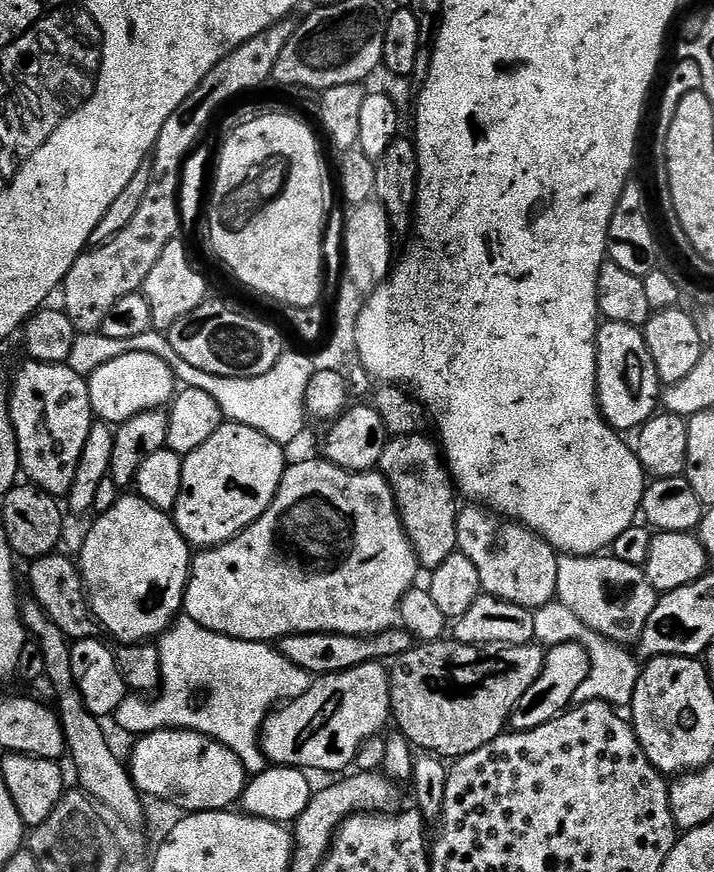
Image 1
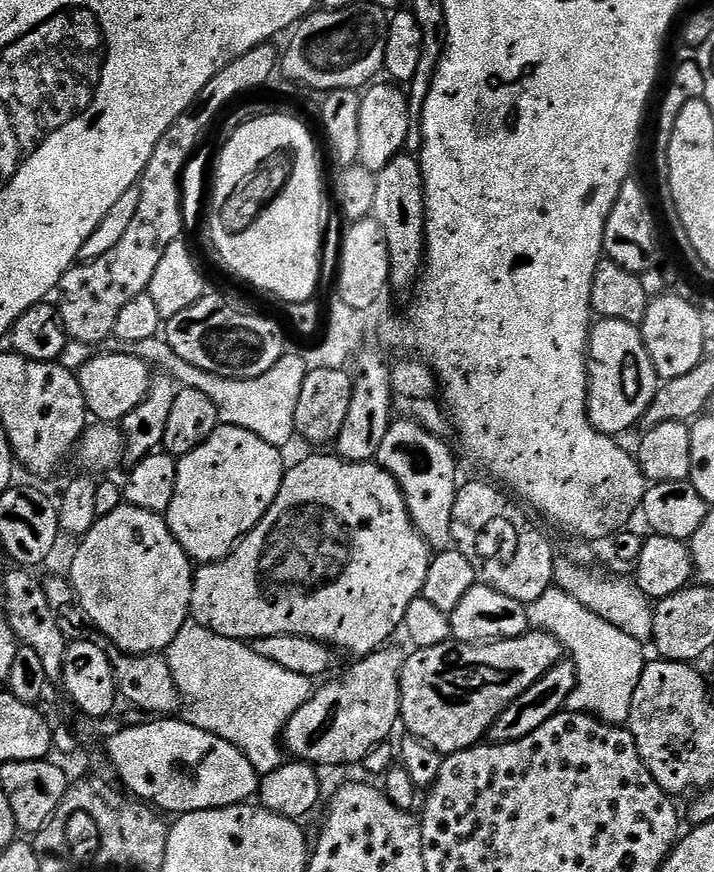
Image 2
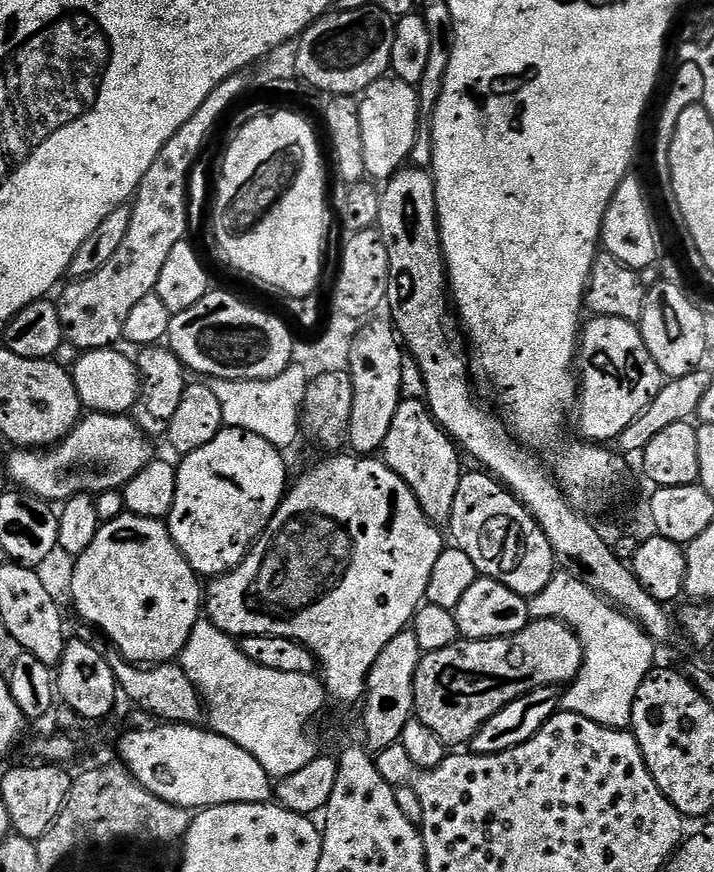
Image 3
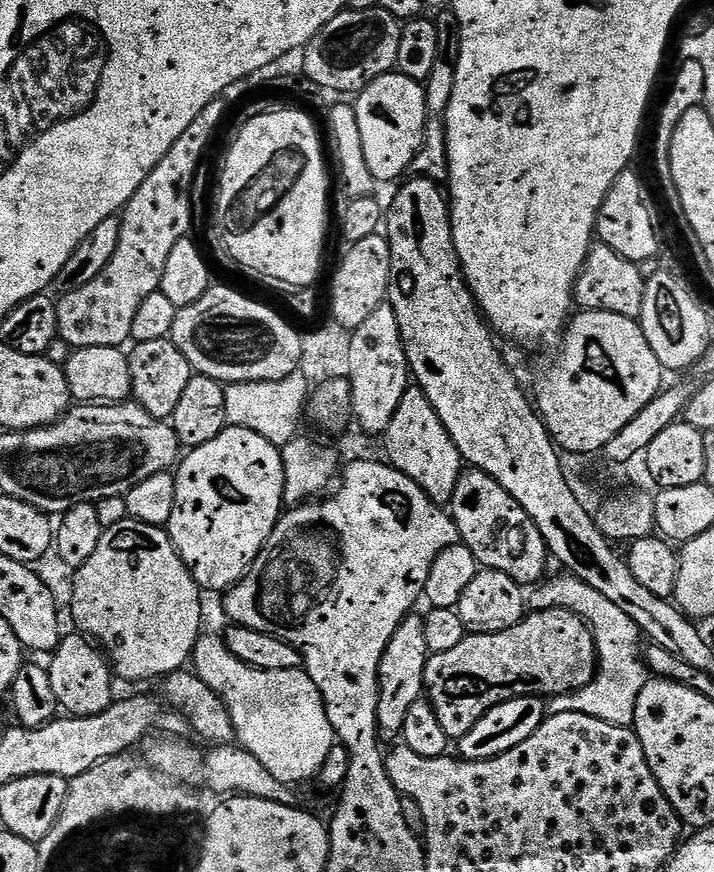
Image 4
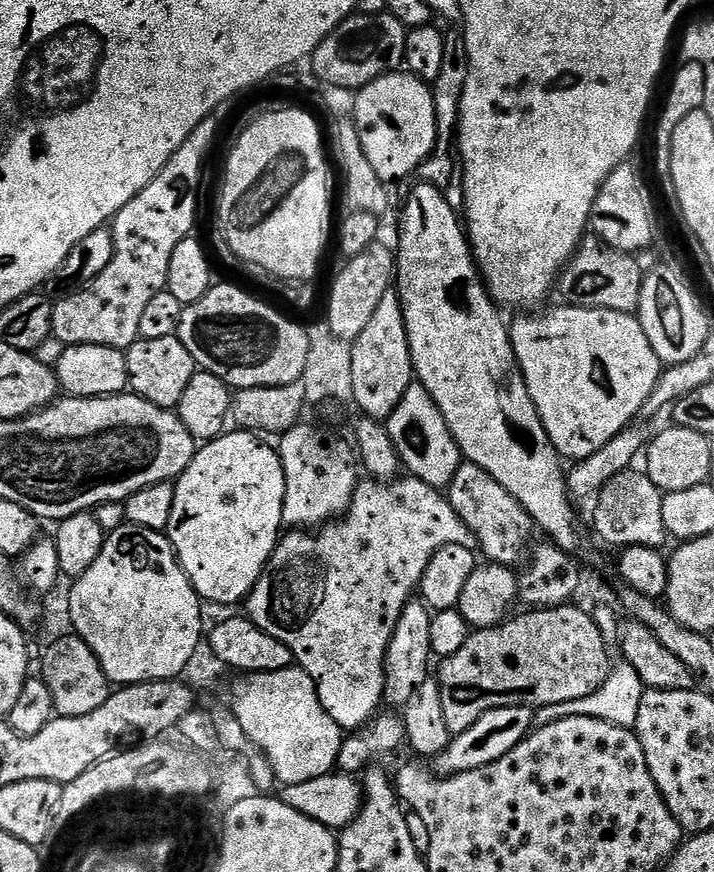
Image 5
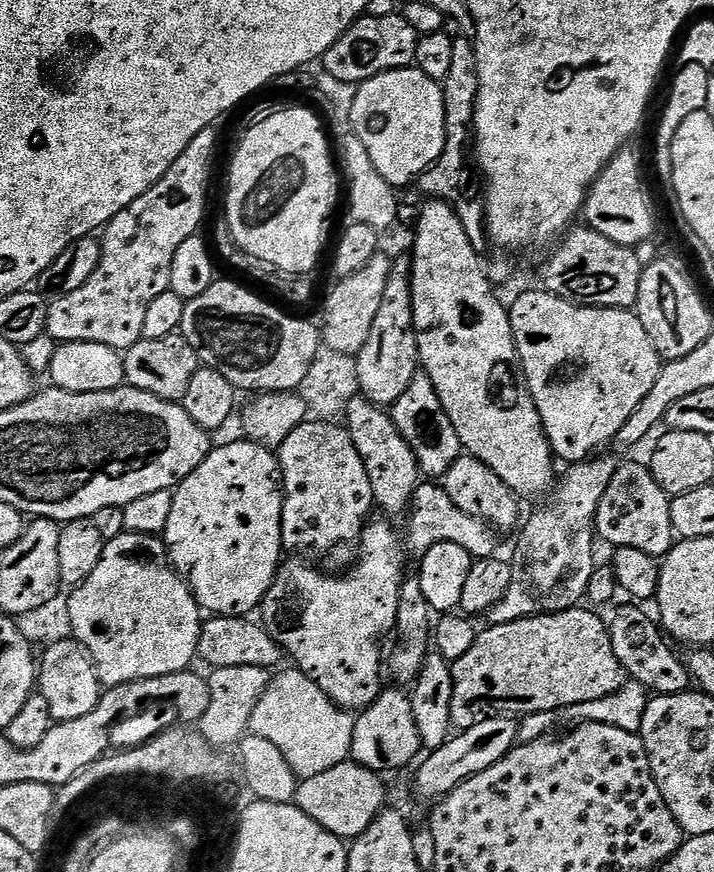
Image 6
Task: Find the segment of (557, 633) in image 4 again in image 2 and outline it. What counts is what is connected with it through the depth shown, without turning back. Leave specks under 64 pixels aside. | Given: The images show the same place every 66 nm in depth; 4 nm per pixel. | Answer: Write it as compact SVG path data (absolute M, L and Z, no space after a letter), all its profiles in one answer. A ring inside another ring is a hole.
M529 630L518 638L494 640L486 644L464 644L450 639L445 644L416 648L404 658L400 675L400 724L409 736L416 736L438 753L451 754L475 748L487 737L494 722L502 715L538 678L542 678L554 665L560 663L566 649L558 637L550 632Z

